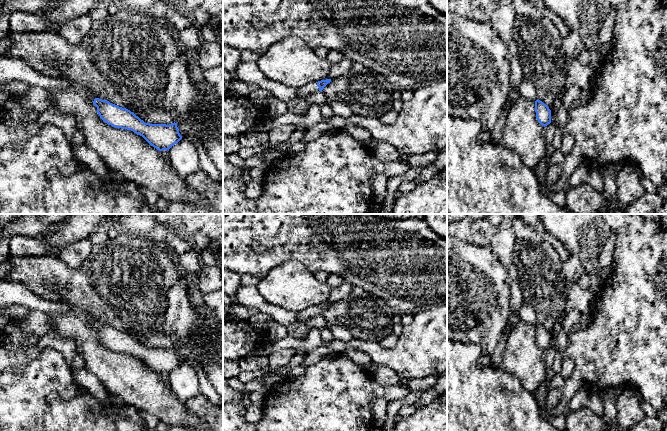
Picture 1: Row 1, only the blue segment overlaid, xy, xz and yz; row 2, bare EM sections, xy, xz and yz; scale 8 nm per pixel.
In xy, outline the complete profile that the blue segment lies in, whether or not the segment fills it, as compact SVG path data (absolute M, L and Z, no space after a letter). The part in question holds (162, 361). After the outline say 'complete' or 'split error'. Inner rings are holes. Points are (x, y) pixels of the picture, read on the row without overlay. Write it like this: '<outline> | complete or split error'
M95 322L93 328L97 331L100 342L108 349L133 355L159 375L169 375L182 363L175 346L169 349L145 347L130 334L107 324Z | complete

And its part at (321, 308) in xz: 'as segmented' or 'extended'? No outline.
extended

